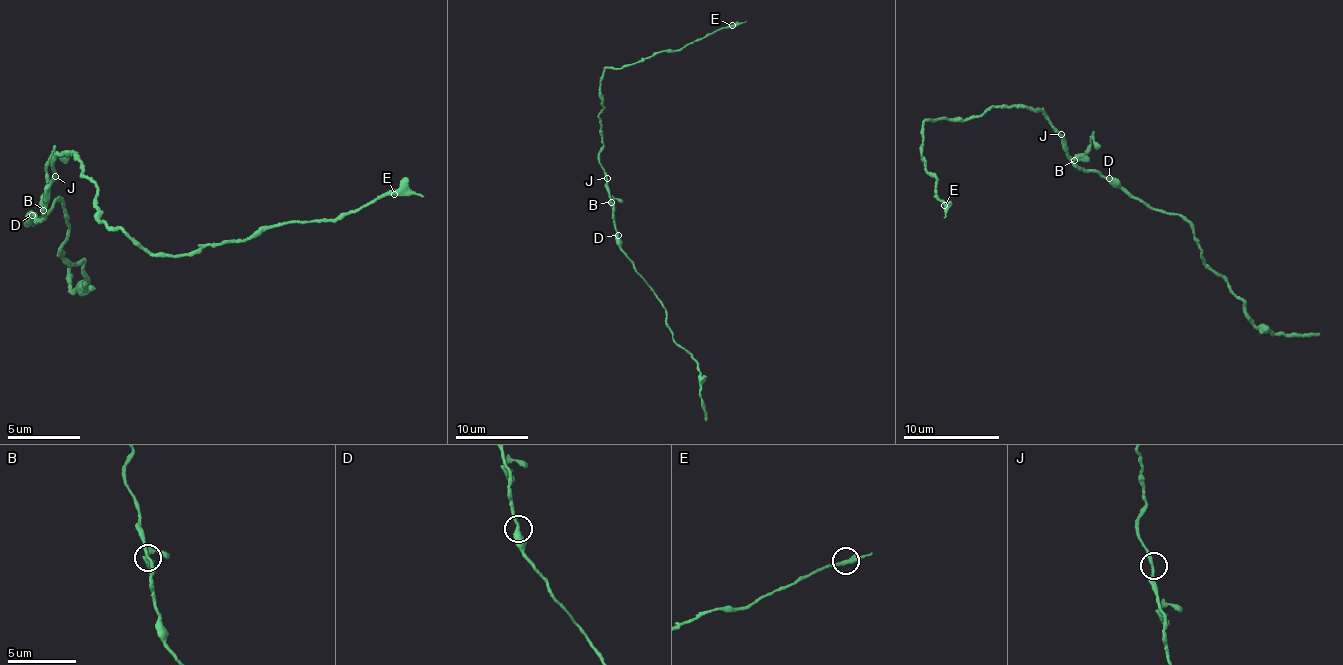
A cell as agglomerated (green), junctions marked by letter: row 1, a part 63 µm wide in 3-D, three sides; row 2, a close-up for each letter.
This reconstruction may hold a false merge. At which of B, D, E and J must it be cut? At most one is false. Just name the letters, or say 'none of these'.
B

